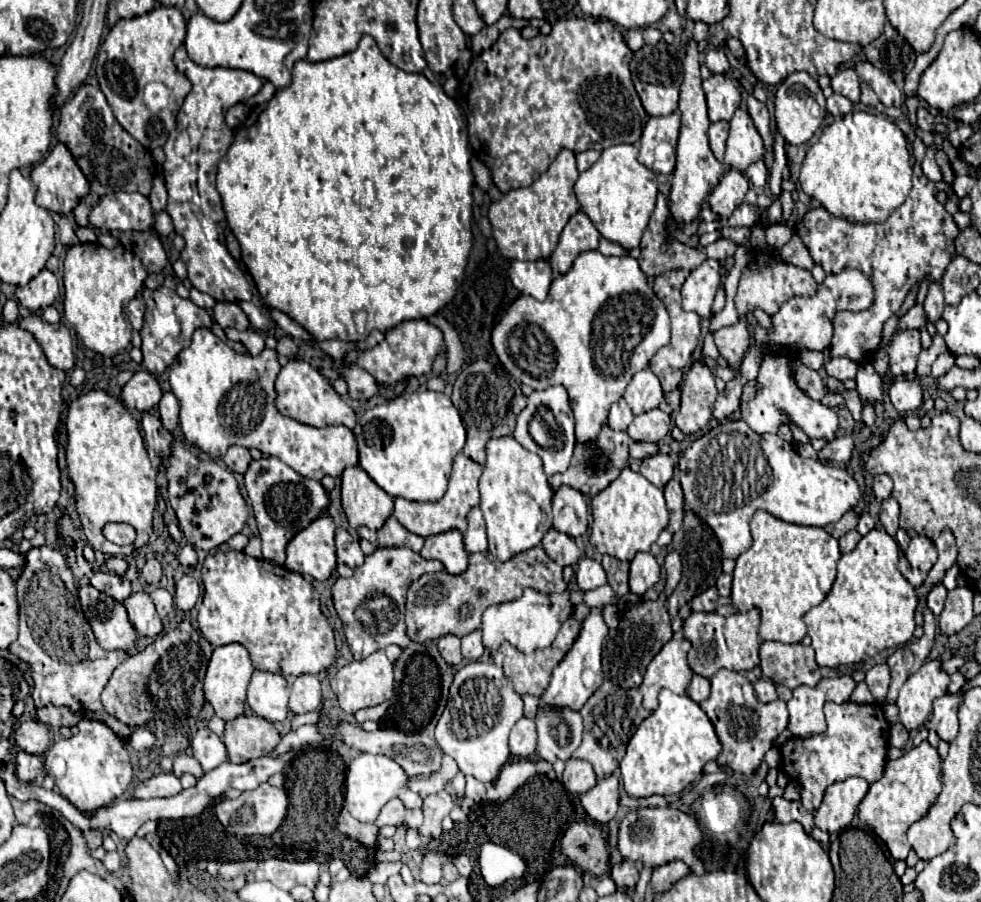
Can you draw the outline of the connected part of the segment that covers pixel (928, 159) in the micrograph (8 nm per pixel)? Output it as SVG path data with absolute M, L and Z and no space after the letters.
M933 147L927 148L921 167L924 174L933 182L939 182L943 179L942 173L935 160L935 151Z

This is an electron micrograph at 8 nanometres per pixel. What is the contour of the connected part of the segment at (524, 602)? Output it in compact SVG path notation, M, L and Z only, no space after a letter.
M526 588L518 600L490 606L482 616L484 648L488 648L490 652L496 652L502 642L510 642L514 648L518 648L524 654L548 648L554 642L562 622L568 620L572 614L568 596L570 596L570 590L564 590L562 594L540 594L532 588Z

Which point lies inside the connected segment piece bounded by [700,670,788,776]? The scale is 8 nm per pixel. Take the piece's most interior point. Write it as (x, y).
(746, 728)

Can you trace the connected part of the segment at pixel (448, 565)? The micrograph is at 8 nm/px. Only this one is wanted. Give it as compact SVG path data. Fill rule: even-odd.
M458 530L428 536L424 548L420 550L420 556L440 560L448 574L462 574L468 568L468 552L464 550L462 532Z

